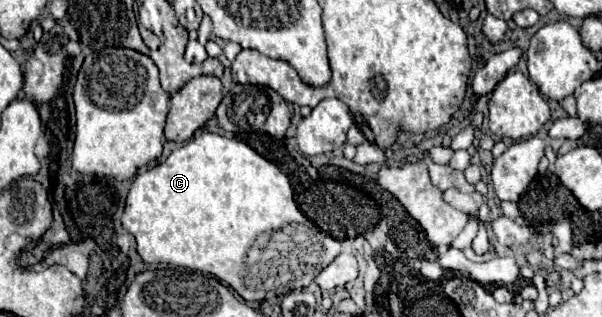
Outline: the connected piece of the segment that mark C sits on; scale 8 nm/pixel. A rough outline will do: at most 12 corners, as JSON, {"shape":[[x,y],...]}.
{"shape":[[234,134],[136,175],[146,263],[246,301],[308,287],[340,241]]}

